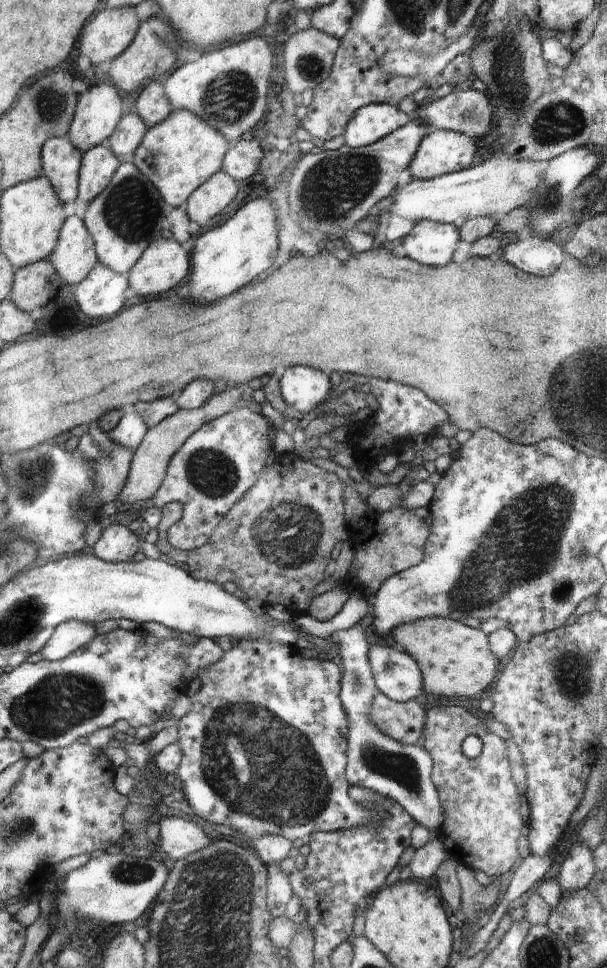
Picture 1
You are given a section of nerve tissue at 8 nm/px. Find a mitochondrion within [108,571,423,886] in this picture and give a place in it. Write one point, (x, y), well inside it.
(253, 761)

